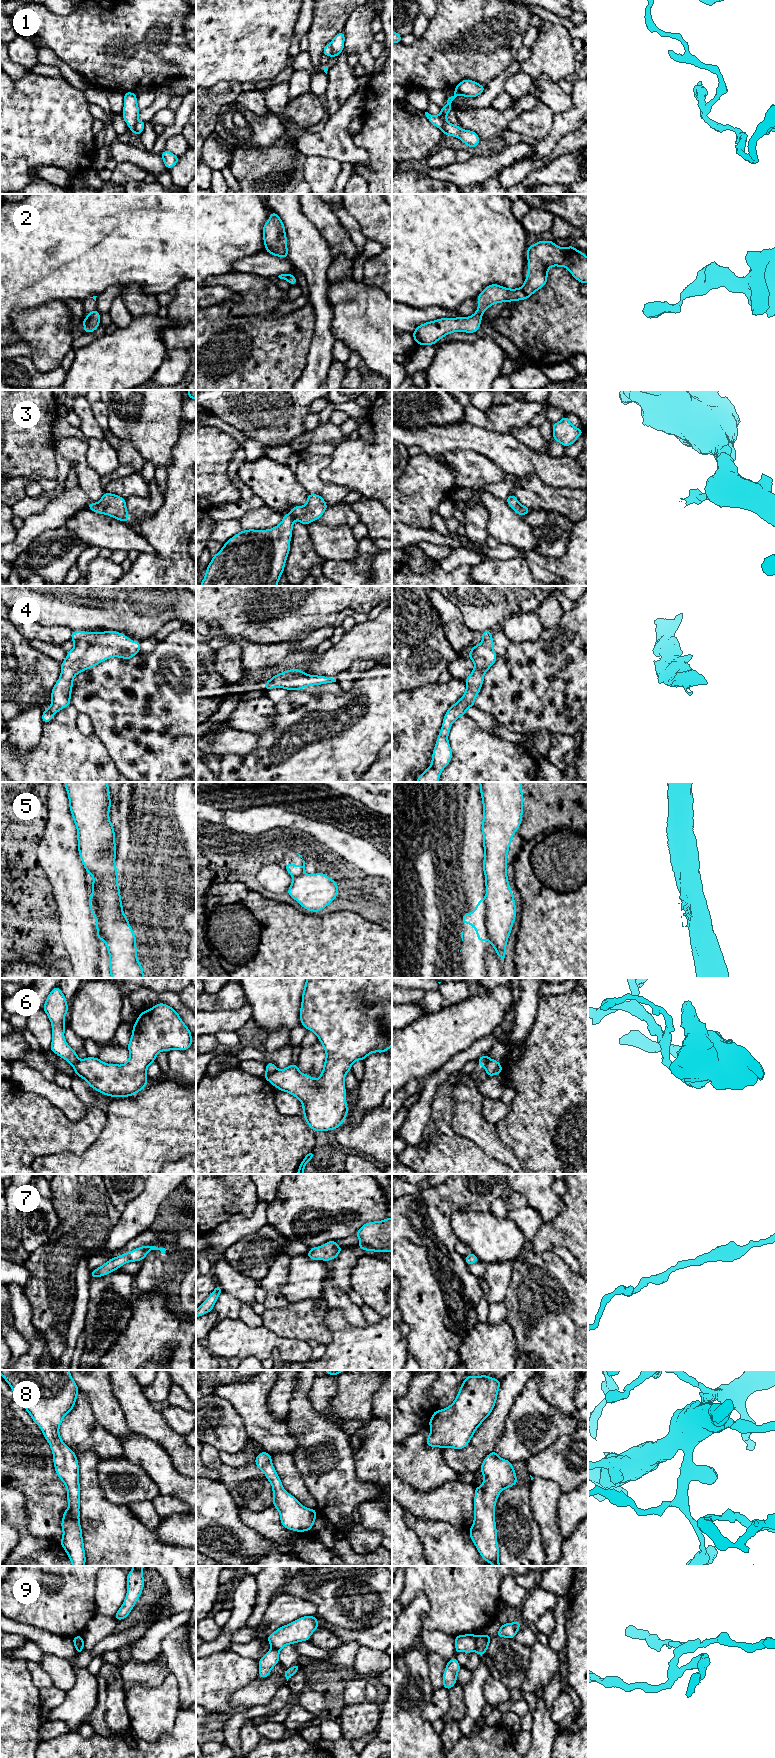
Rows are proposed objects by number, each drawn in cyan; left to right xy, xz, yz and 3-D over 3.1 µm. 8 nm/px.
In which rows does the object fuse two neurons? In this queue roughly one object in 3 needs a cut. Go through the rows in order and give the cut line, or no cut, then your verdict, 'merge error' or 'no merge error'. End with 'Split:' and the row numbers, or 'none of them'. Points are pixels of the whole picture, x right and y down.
1: cut in xy along (137, 120), (133, 132); merge error
2: no cut; no merge error
3: no cut; no merge error
4: no cut; no merge error
5: cut in yz along (484, 899), (488, 938); merge error
6: cut in xz along (276, 1069), (266, 1079); merge error
7: no cut; no merge error
8: no cut; no merge error
9: cut in yz along (475, 1636), (476, 1650); merge error
Split: 1, 5, 6, 9

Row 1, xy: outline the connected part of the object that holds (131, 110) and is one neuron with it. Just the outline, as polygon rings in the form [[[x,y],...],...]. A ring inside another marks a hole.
[[[134,92],[124,93],[124,108],[122,116],[128,127],[134,132],[135,125],[138,121],[139,107],[137,105],[137,97]]]

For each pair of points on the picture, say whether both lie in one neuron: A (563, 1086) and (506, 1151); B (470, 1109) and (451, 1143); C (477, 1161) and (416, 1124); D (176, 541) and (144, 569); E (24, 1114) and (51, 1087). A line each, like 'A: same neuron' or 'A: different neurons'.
A: different neurons
B: different neurons
C: different neurons
D: same neuron
E: different neurons

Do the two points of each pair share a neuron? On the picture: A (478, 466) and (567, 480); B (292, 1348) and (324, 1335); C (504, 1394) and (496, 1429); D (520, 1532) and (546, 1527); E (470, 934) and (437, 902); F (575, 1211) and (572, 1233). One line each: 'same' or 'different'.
A: different
B: different
C: same
D: different
E: different
F: same

